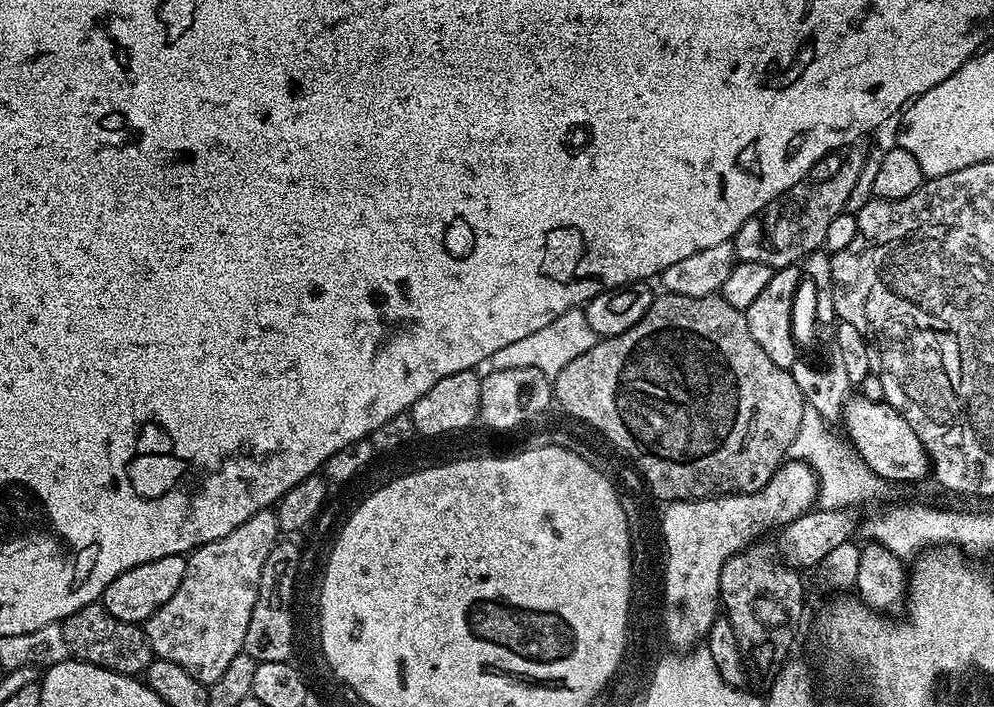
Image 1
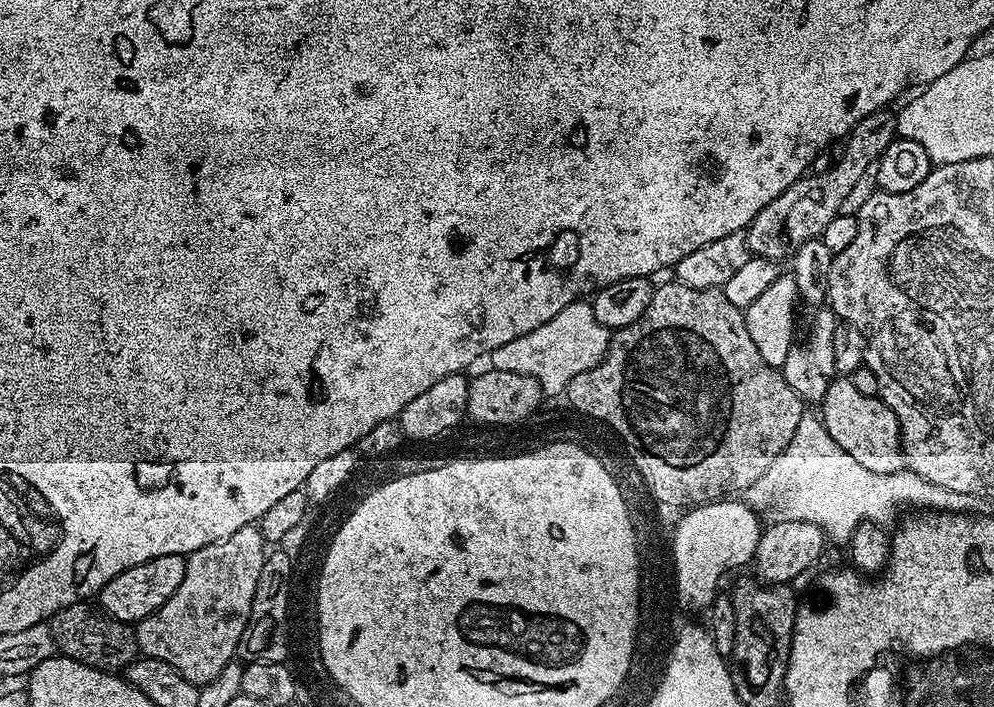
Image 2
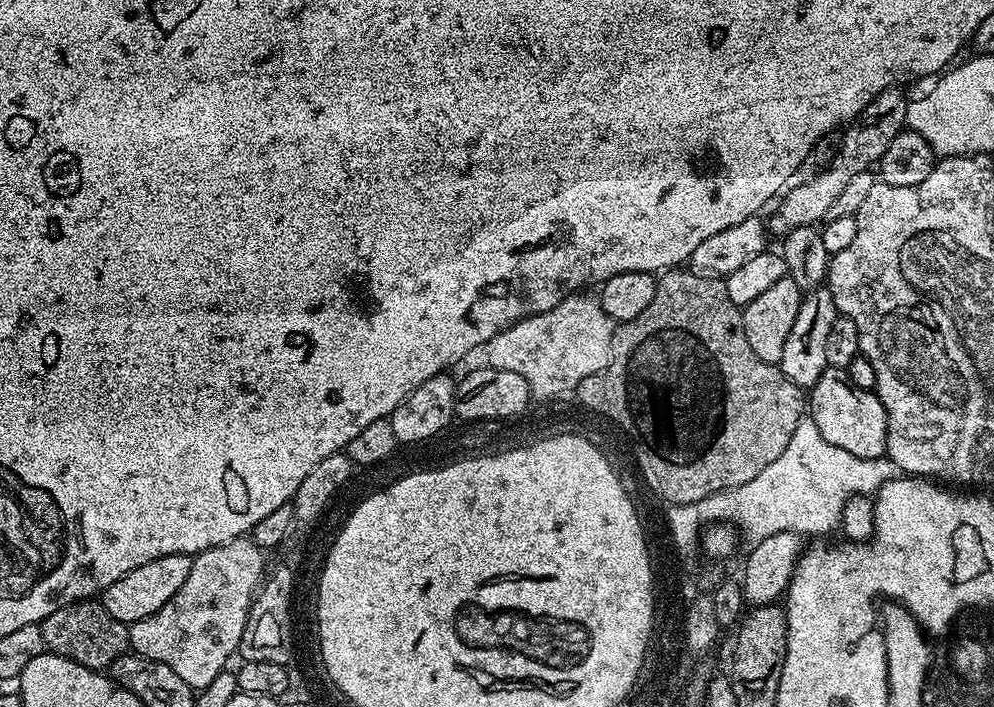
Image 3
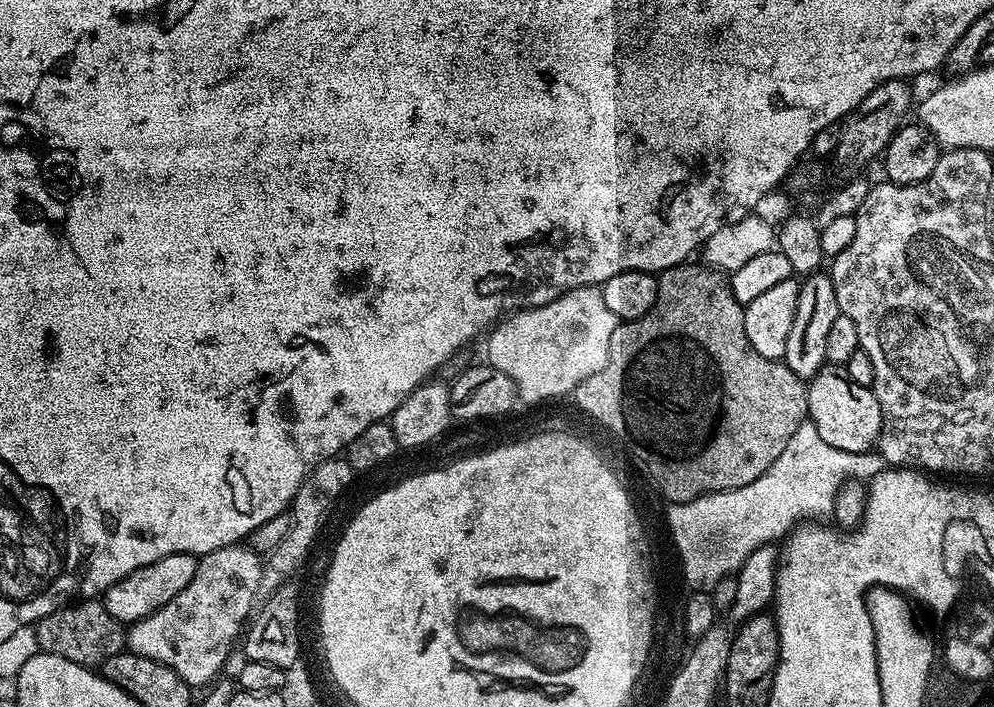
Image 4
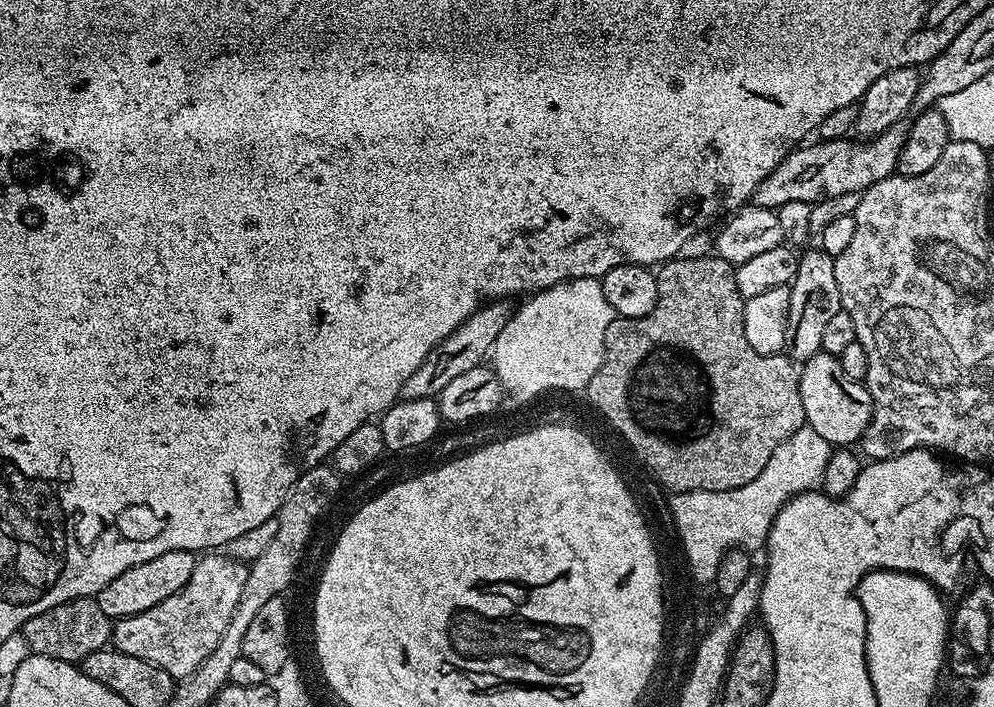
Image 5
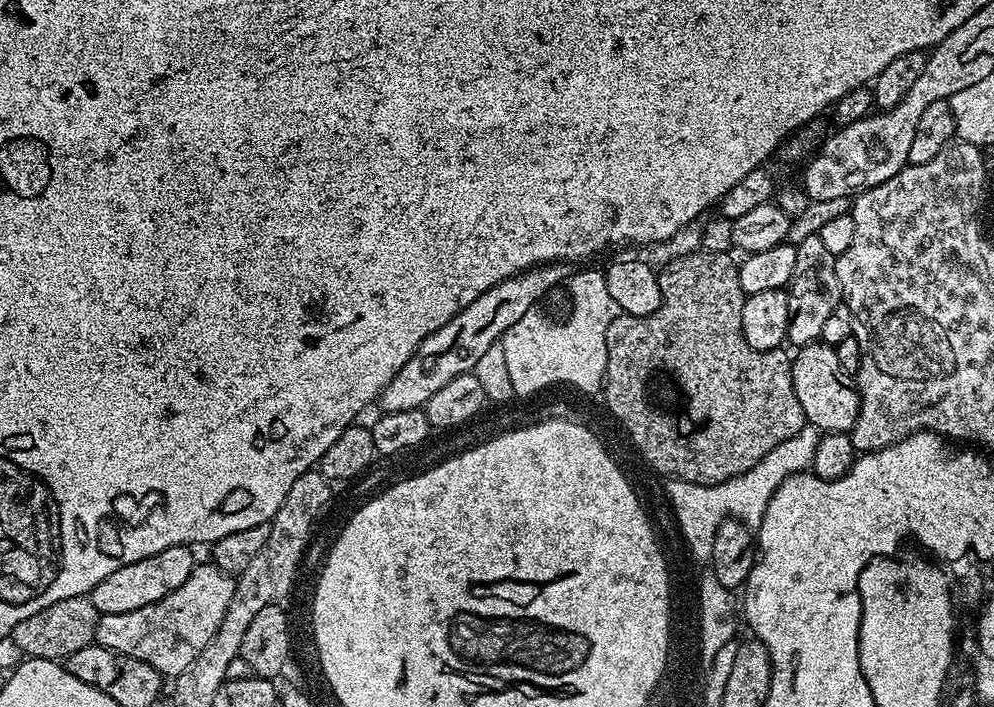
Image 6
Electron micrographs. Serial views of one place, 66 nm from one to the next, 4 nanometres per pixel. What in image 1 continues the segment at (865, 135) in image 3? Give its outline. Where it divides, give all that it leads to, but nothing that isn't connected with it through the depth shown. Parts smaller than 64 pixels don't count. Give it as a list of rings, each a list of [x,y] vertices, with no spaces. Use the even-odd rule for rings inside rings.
[[[851,152],[843,157],[841,169],[828,182],[808,182],[797,186],[792,189],[790,198],[782,195],[759,216],[751,216],[734,237],[737,261],[767,264],[775,270],[799,265],[812,252],[821,251],[826,242],[826,229],[834,218],[847,209],[850,190],[854,190],[854,182],[858,182],[858,174],[864,165],[865,153]]]

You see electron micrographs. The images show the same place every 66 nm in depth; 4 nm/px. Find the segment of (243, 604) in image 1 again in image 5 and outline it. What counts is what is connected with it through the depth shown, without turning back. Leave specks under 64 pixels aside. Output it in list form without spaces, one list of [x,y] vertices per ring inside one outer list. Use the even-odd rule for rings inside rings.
[[[227,554],[201,555],[194,574],[190,574],[190,582],[186,582],[178,594],[170,594],[170,598],[158,602],[158,606],[150,606],[150,610],[142,614],[113,623],[111,647],[122,654],[142,658],[142,662],[151,662],[174,678],[194,674],[194,670],[210,658],[222,634],[226,634],[226,626],[230,626],[230,618],[234,618],[234,610],[238,610],[238,598],[242,598],[242,590],[246,590],[248,569],[245,561],[234,560]]]

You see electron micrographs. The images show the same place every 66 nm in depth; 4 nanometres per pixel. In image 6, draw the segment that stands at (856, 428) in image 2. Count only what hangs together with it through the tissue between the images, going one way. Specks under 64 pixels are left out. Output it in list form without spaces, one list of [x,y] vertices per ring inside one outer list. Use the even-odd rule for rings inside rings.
[[[813,342],[801,347],[792,362],[792,381],[794,394],[802,402],[804,419],[821,433],[851,433],[854,422],[860,413],[860,390],[853,377],[838,366],[835,347],[823,342]]]

